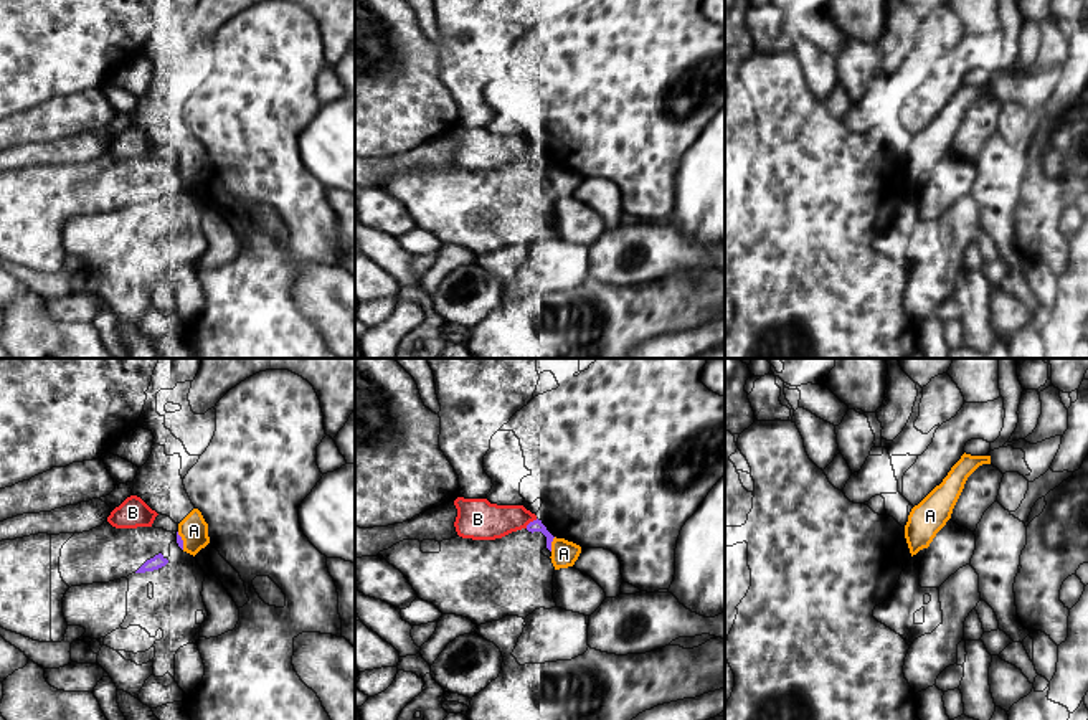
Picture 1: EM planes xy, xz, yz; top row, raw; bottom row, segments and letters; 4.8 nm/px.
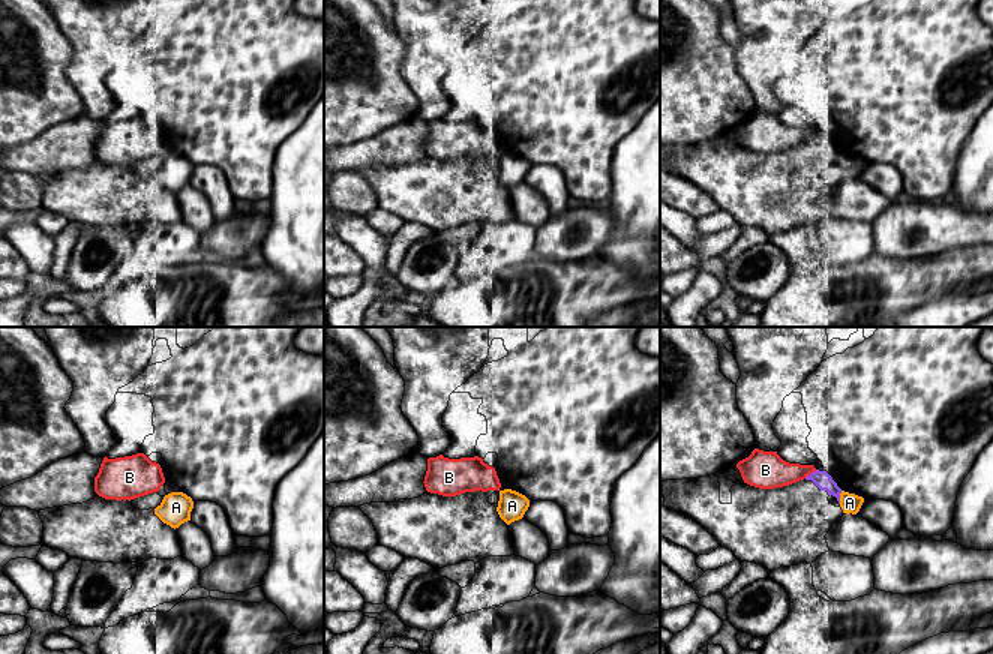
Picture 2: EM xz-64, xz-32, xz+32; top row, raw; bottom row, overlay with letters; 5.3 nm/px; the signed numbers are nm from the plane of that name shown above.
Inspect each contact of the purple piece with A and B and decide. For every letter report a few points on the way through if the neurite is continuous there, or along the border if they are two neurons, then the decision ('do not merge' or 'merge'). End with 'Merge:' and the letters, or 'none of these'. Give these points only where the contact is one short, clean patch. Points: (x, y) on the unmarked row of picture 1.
A: do not merge
B: do not merge
Merge: none of these

